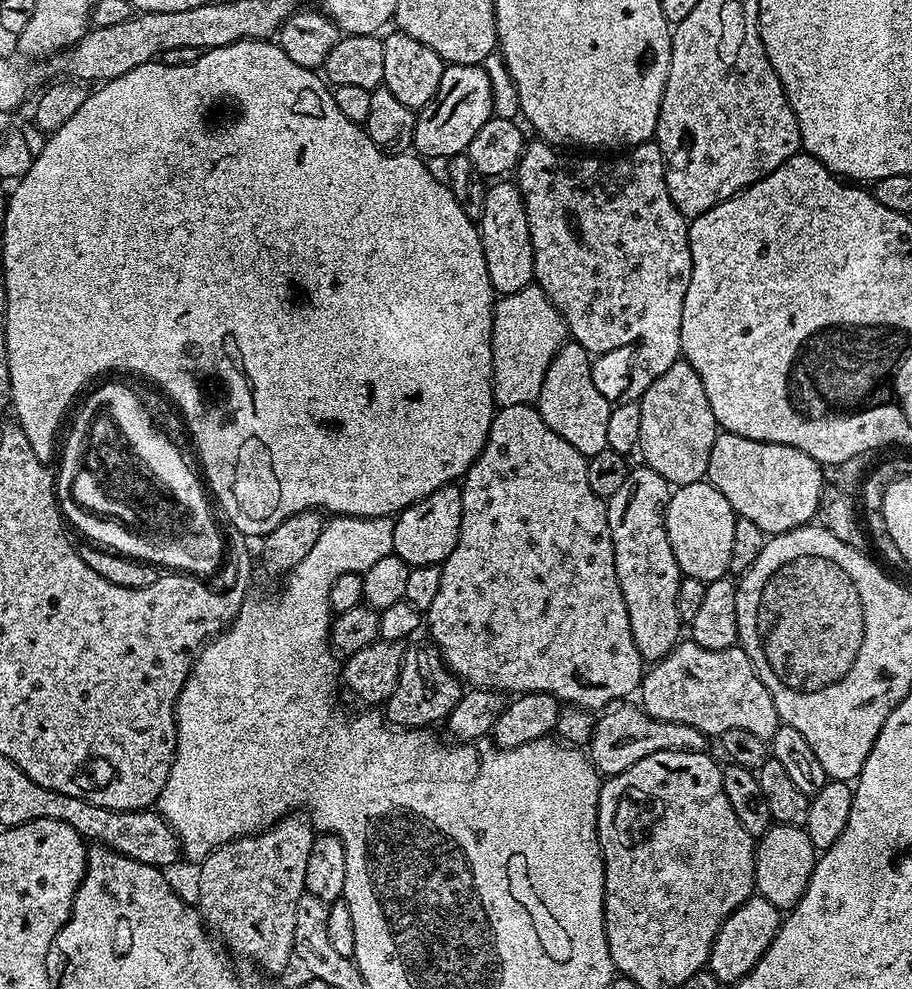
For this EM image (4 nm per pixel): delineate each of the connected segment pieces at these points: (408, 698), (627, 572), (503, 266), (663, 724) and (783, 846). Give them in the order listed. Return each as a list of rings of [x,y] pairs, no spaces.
[[[435,646],[428,648],[409,647],[404,653],[402,674],[394,694],[386,702],[386,719],[389,724],[401,729],[428,728],[439,722],[447,721],[448,715],[458,706],[462,695],[462,681],[453,674],[448,664],[440,657]]]
[[[647,466],[633,467],[629,471],[626,482],[612,496],[607,497],[608,521],[610,522],[610,538],[614,542],[614,566],[618,574],[618,584],[622,586],[622,594],[626,598],[626,610],[630,614],[630,628],[634,634],[634,642],[640,651],[640,659],[655,662],[671,652],[681,643],[680,627],[682,621],[678,614],[678,590],[682,573],[674,558],[674,550],[670,546],[670,538],[666,534],[666,510],[670,485],[662,474]]]
[[[500,178],[487,185],[478,227],[482,238],[482,254],[486,254],[486,271],[490,274],[490,282],[494,291],[500,296],[509,296],[518,290],[529,287],[536,275],[534,250],[530,242],[530,222],[526,218],[526,206],[520,188],[515,182],[508,178]]]
[[[624,702],[605,711],[601,715],[605,716],[602,718],[600,716],[595,721],[590,741],[590,759],[601,777],[622,774],[630,770],[634,762],[642,762],[642,758],[655,752],[703,752],[709,747],[707,745],[710,744],[709,737],[703,732],[694,730],[694,726],[679,724],[676,720],[674,722],[659,720],[649,712],[645,712],[643,707],[628,703],[632,702]]]
[[[773,823],[765,836],[759,837],[756,844],[756,892],[764,896],[775,908],[791,910],[802,898],[812,877],[818,859],[818,849],[810,842],[810,834],[803,826]]]

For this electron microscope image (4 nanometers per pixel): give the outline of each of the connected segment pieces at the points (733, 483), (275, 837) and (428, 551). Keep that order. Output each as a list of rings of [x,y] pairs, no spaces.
[[[721,431],[710,450],[706,480],[719,490],[726,502],[730,502],[737,517],[750,519],[765,534],[774,537],[801,528],[804,524],[811,524],[817,519],[820,495],[826,485],[824,472],[822,465],[810,458],[810,454],[802,454],[802,450],[794,450],[794,446],[767,444],[754,438],[742,438],[742,434]]]
[[[289,814],[264,832],[221,844],[212,849],[205,860],[199,861],[199,911],[203,913],[205,925],[219,937],[233,957],[253,960],[264,972],[280,972],[287,966],[288,959],[293,959],[294,914],[298,911],[298,898],[305,894],[306,862],[310,859],[313,839],[314,829],[307,815]]]
[[[455,483],[447,484],[434,490],[434,494],[402,509],[395,517],[393,553],[402,558],[409,569],[443,565],[445,558],[456,548],[461,526],[462,494]]]

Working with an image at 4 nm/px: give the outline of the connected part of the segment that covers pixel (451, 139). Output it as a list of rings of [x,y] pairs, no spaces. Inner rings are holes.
[[[449,64],[442,74],[442,82],[438,82],[434,98],[419,109],[412,148],[424,158],[459,156],[470,146],[470,138],[474,138],[493,115],[491,84],[486,70],[478,64]]]

